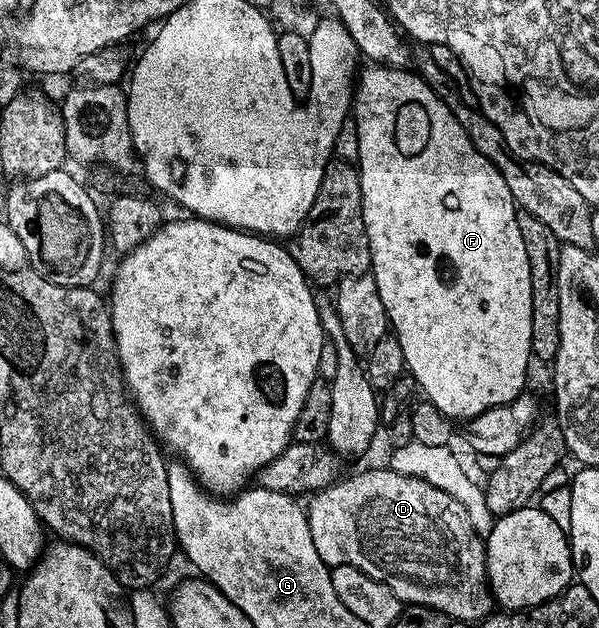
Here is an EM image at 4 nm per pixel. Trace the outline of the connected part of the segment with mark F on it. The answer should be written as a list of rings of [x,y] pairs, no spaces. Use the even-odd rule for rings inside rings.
[[[369,64],[360,71],[351,95],[351,119],[358,128],[358,158],[356,167],[361,175],[361,199],[363,200],[363,224],[367,228],[367,240],[371,248],[371,273],[379,288],[379,300],[383,302],[385,317],[392,333],[403,348],[405,370],[413,373],[421,385],[424,397],[450,420],[468,420],[496,406],[515,400],[526,389],[525,373],[531,363],[531,264],[527,264],[527,248],[519,232],[517,219],[519,207],[507,188],[507,180],[471,144],[463,124],[455,120],[451,108],[432,91],[424,79],[412,69],[396,66]]]

